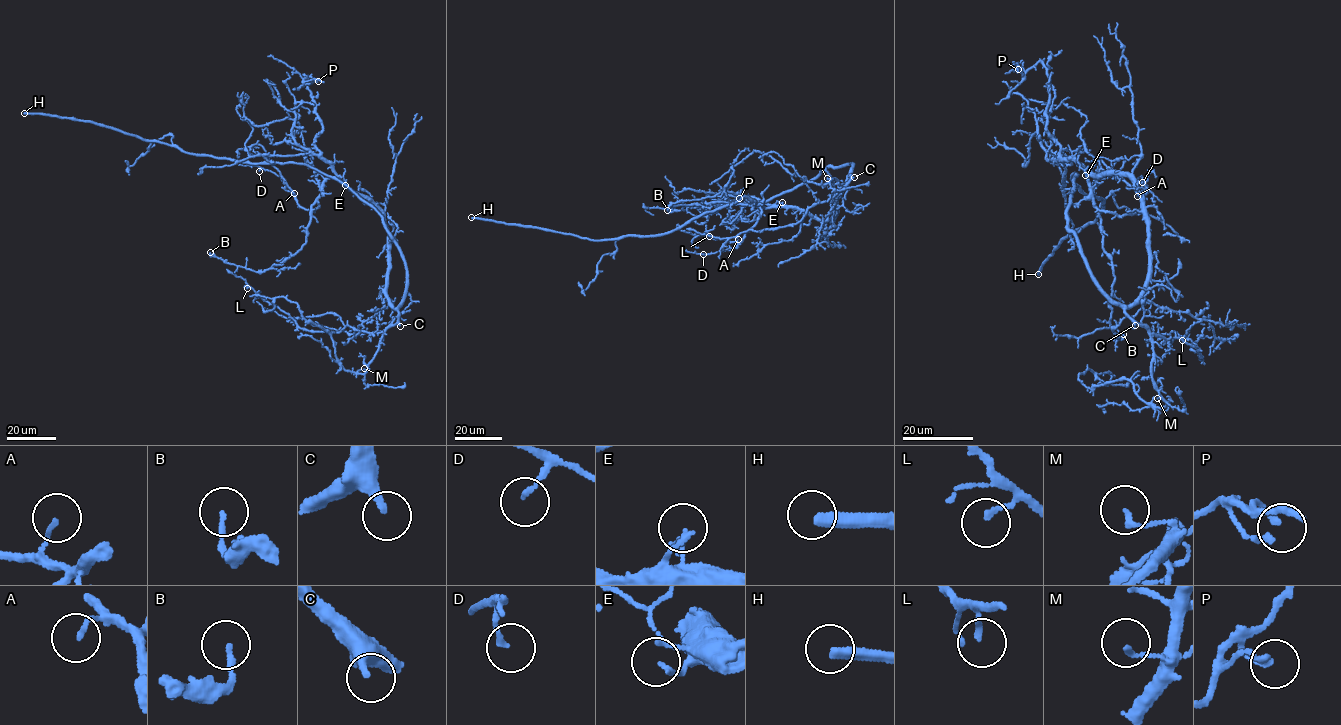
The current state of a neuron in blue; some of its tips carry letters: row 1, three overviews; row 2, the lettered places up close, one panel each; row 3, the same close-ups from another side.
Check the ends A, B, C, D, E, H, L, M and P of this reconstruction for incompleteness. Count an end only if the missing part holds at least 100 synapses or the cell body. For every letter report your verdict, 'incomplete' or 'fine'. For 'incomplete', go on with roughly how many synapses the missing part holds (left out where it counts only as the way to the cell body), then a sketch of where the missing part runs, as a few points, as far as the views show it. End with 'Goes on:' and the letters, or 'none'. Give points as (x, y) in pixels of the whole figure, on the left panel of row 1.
A: fine
B: fine
C: incomplete
D: fine
E: fine
H: incomplete; 250 synapses
L: fine
M: fine
P: fine
Goes on: C, H

